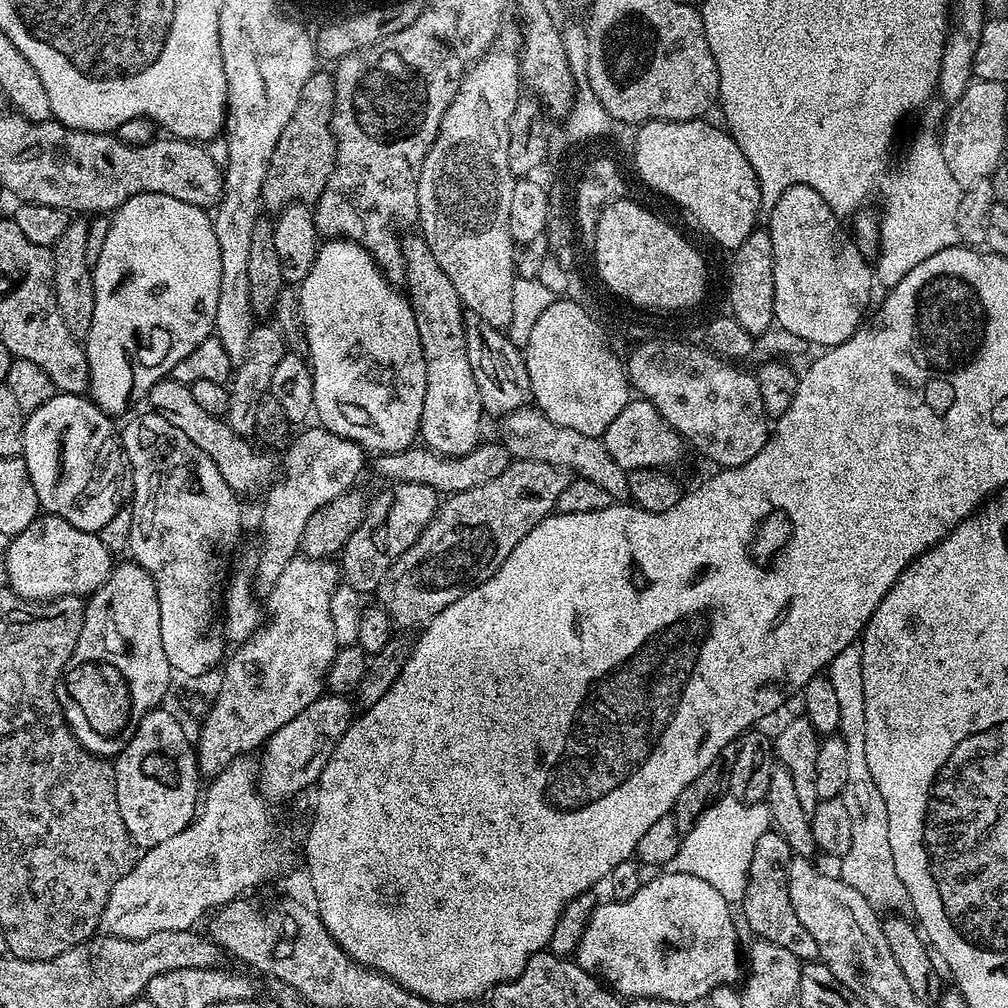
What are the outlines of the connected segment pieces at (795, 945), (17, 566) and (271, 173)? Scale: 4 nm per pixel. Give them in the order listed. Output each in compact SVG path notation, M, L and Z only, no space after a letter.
M770 830L762 834L762 838L758 838L758 846L754 846L754 858L750 860L742 909L744 908L744 920L753 932L753 937L790 950L801 962L812 962L818 956L816 943L814 938L810 938L810 930L806 930L802 922L798 922L798 914L794 914L794 902L790 902L788 864L793 855L786 838L777 830Z
M41 514L26 530L8 541L2 572L8 575L7 587L29 602L56 600L59 596L87 597L108 580L114 556L102 546L99 535L70 526L60 516Z
M317 70L302 86L302 98L298 98L298 106L294 106L294 114L290 122L286 122L286 130L282 130L282 138L278 138L278 146L274 146L274 154L270 158L270 166L266 170L266 178L262 182L260 199L265 209L279 210L289 204L311 205L326 190L328 179L336 168L336 134L332 130L332 108L336 105L336 81L323 70Z

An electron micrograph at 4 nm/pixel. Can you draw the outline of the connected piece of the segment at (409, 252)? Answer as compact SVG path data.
M415 235L403 237L402 251L404 275L406 284L409 284L406 295L416 312L420 341L426 358L426 398L422 402L419 439L439 456L464 456L482 443L480 427L483 426L484 420L486 421L482 398L478 394L478 382L474 382L474 370L470 370L470 358L466 354L466 309L458 298L458 290L454 290L454 282L446 278L446 270L438 266L438 258L434 258L434 254L428 249L428 241L423 235Z

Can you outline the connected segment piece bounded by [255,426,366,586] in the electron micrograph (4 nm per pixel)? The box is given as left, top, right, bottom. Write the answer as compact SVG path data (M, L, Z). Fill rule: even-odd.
M319 426L308 428L305 432L297 431L284 454L284 477L267 489L268 497L260 512L260 532L264 541L260 544L255 579L260 579L265 586L275 584L278 574L286 570L291 560L297 559L306 522L310 522L319 508L349 491L355 485L352 483L359 478L360 471L366 468L365 449Z

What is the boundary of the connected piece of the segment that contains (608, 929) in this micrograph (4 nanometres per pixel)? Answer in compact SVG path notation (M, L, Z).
M665 871L664 876L656 876L645 879L644 885L634 894L634 898L626 898L626 902L604 902L594 910L594 914L589 918L586 930L582 934L582 942L578 942L574 959L582 970L591 972L593 976L599 978L607 987L615 990L624 998L647 998L650 1000L669 1000L678 1002L681 1006L688 1006L695 1000L711 997L712 992L720 985L735 985L742 976L742 952L740 956L740 940L736 937L736 928L732 925L733 909L710 886L710 882L702 882L702 878L694 878L694 874L682 874L681 872Z

